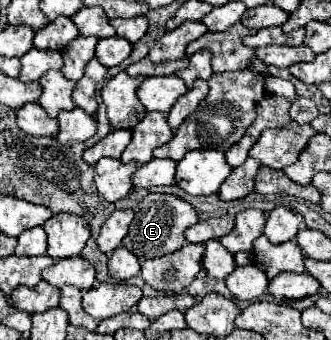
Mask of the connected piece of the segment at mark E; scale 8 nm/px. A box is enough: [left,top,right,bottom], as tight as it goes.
[123,193,197,261]

